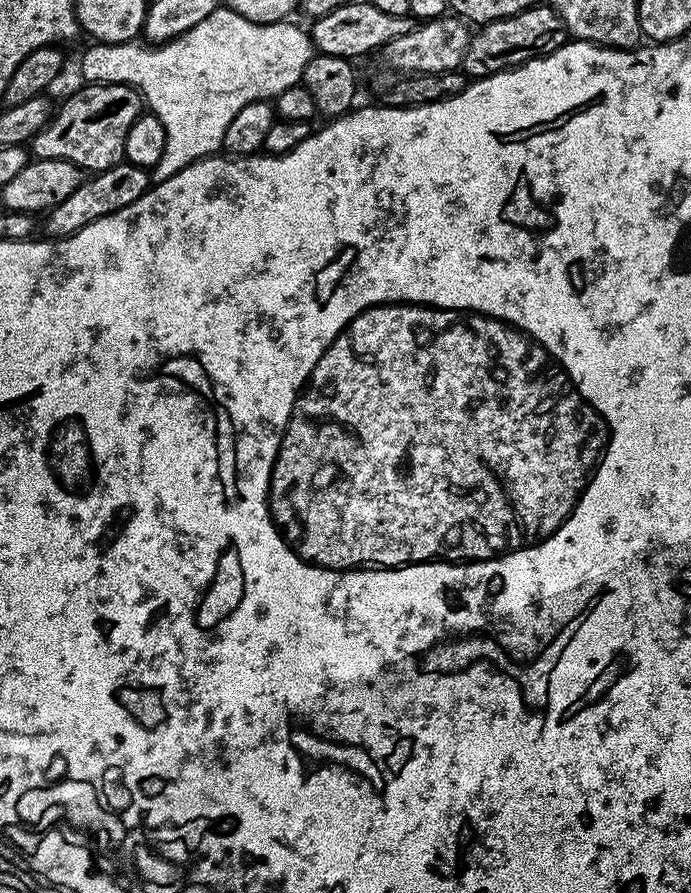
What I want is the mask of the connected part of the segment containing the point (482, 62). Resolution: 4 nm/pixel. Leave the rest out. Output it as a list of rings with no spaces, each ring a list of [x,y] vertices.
[[[538,2],[533,8],[522,10],[516,16],[479,25],[471,33],[462,68],[472,78],[498,74],[539,56],[549,56],[554,50],[569,43],[569,40],[568,28],[559,14],[547,3]]]

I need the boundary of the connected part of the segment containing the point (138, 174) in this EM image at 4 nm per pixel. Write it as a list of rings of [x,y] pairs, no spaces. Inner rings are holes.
[[[121,162],[106,170],[89,175],[59,206],[51,209],[43,217],[42,232],[53,240],[64,240],[70,234],[78,234],[82,226],[90,226],[90,222],[98,222],[98,218],[106,218],[106,214],[114,214],[114,210],[122,210],[122,206],[130,206],[142,198],[142,194],[150,187],[149,169]]]

